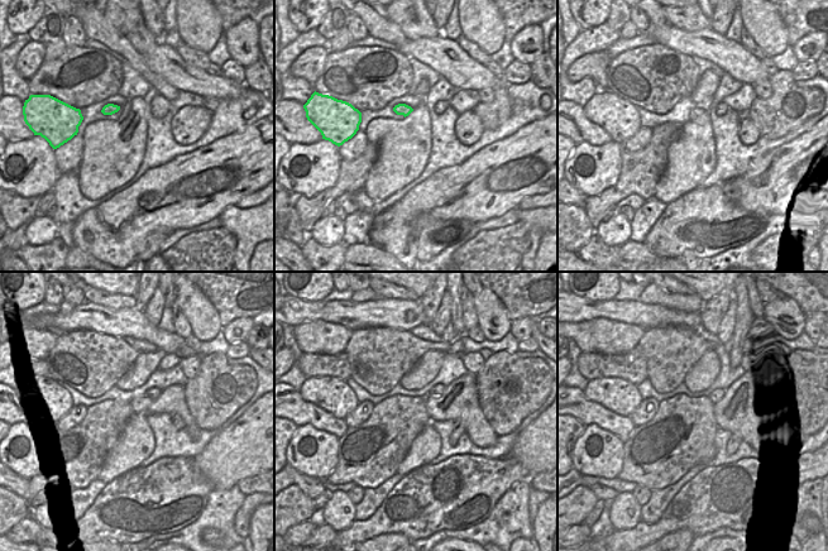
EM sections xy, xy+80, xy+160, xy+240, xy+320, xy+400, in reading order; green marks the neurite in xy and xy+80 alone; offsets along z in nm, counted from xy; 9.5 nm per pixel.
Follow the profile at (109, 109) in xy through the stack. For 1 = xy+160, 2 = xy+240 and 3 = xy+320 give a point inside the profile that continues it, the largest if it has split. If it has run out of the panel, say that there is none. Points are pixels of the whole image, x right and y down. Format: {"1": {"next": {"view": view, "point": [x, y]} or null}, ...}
{"1": {"next": {"view": "xy+160", "point": [697, 115]}}, "2": {"next": {"view": "xy+240", "point": [172, 398]}}, "3": {"next": {"view": "xy+320", "point": [460, 399]}}}

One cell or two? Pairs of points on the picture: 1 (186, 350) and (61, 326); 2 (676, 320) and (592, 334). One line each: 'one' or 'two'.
1: two
2: two

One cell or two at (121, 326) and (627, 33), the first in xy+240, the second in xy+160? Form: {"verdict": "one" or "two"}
{"verdict": "two"}

